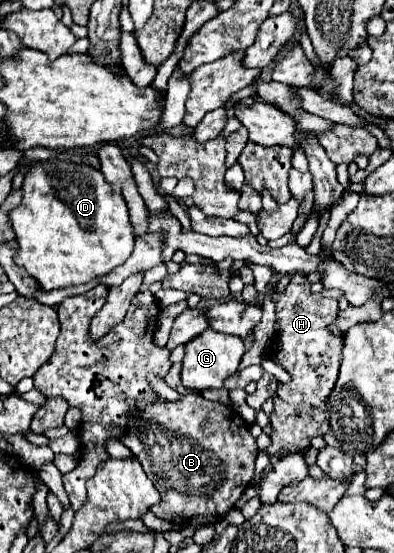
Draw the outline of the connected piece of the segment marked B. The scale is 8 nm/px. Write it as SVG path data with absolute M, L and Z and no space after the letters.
M192 393L184 395L180 401L174 403L160 399L140 417L146 423L128 423L128 431L122 443L136 455L146 475L160 491L162 501L150 509L156 517L176 523L180 527L200 527L220 521L230 509L234 509L234 505L254 477L254 459L258 455L258 447L256 439L250 435L248 423L238 415L232 405L228 407L222 403L212 403L198 393Z

